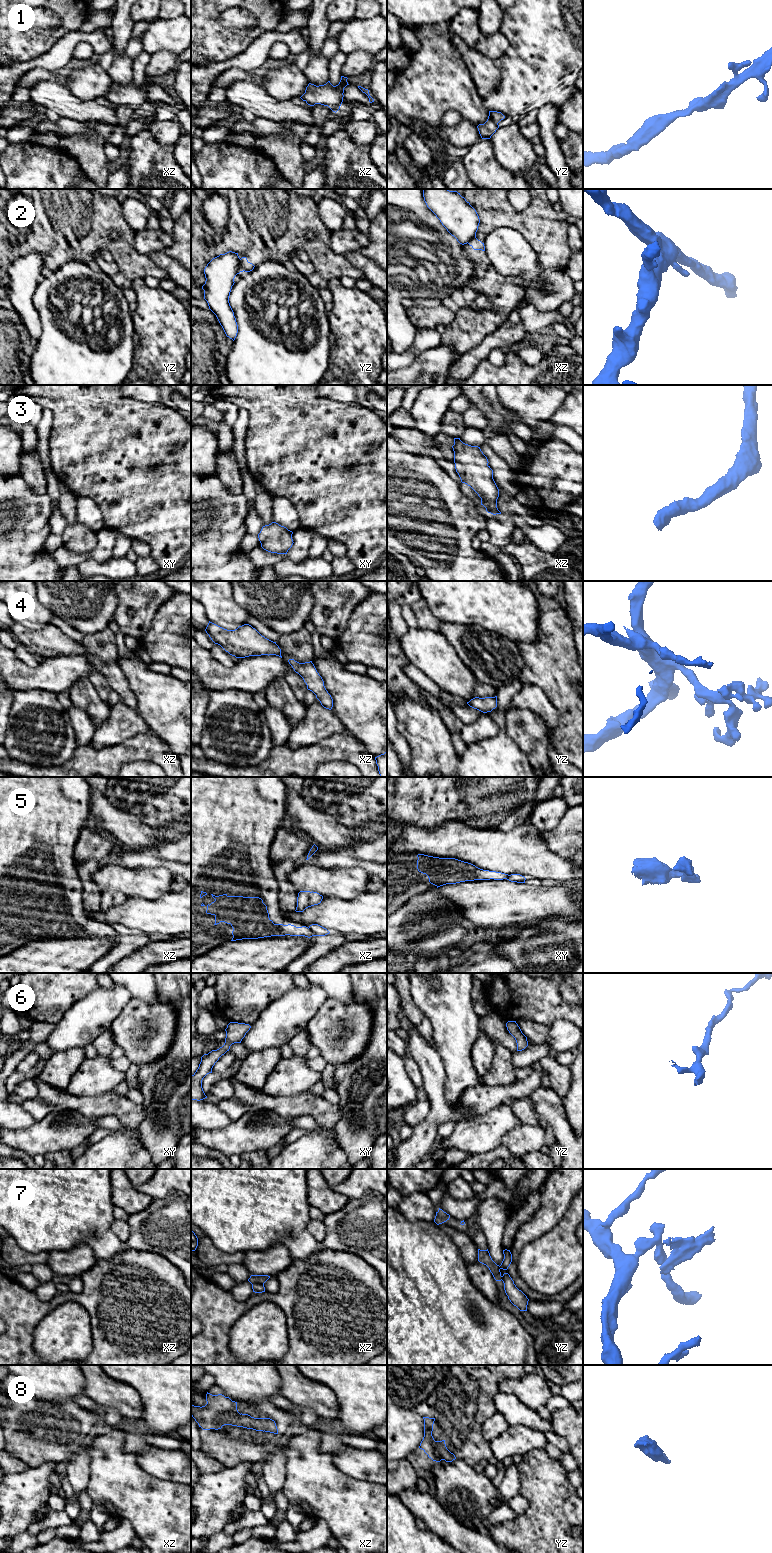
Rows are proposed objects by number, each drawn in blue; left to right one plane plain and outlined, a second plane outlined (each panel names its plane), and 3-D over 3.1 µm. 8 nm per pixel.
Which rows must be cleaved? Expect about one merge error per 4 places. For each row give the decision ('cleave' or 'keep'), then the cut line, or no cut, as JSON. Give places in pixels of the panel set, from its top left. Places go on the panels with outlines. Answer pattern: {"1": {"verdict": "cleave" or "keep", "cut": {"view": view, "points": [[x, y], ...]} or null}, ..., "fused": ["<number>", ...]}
{"1": {"verdict": "keep", "cut": null}, "2": {"verdict": "cleave", "cut": {"view": "yz", "points": [[239, 259], [244, 270]]}}, "3": {"verdict": "keep", "cut": null}, "4": {"verdict": "keep", "cut": null}, "5": {"verdict": "cleave", "cut": {"view": "xz", "points": [[308, 928], [314, 935]]}}, "6": {"verdict": "keep", "cut": null}, "7": {"verdict": "cleave", "cut": {"view": "xz", "points": [[263, 1283], [256, 1282], [252, 1284]]}}, "8": {"verdict": "keep", "cut": null}, "fused": ["2", "5", "7"]}

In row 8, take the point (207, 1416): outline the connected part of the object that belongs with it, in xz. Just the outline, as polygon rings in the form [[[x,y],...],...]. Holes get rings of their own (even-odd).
[[[207,1392],[205,1406],[191,1405],[191,1416],[203,1430],[221,1429],[224,1425],[232,1425],[278,1434],[274,1420],[270,1418],[254,1418],[248,1414],[240,1414],[237,1402],[222,1394],[212,1395]]]

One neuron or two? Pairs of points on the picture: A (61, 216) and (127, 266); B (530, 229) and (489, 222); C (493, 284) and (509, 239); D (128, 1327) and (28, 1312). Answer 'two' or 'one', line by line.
A: one
B: one
C: two
D: one

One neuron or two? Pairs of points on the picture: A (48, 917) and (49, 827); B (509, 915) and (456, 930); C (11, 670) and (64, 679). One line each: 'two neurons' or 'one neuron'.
A: one neuron
B: two neurons
C: one neuron

